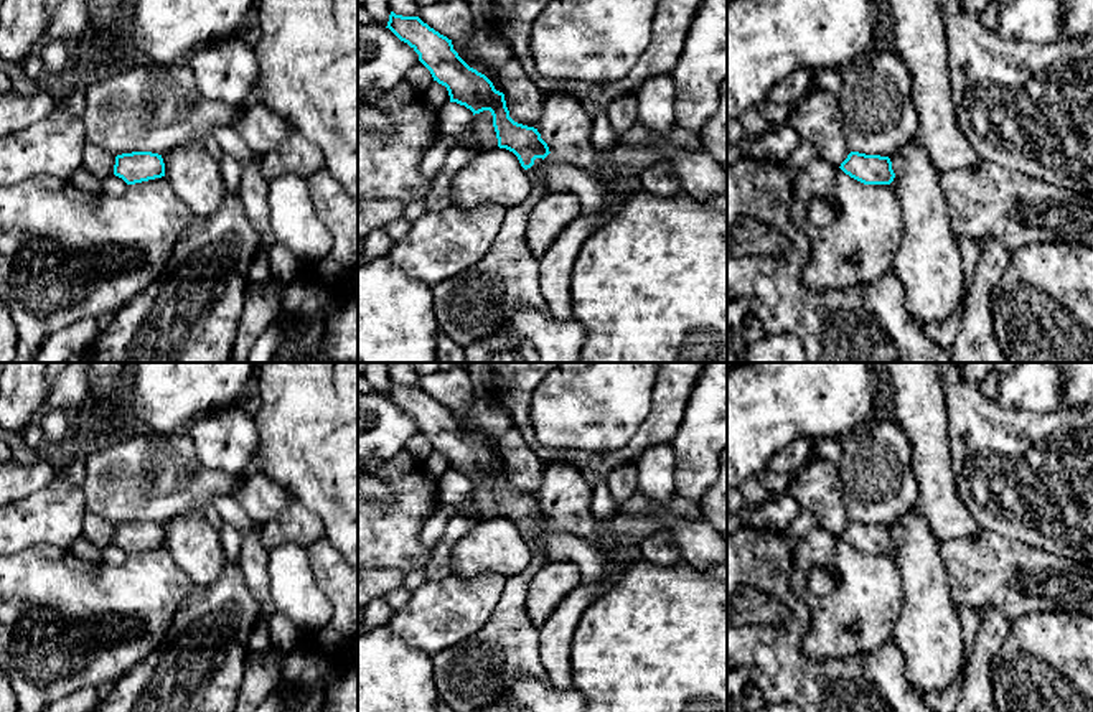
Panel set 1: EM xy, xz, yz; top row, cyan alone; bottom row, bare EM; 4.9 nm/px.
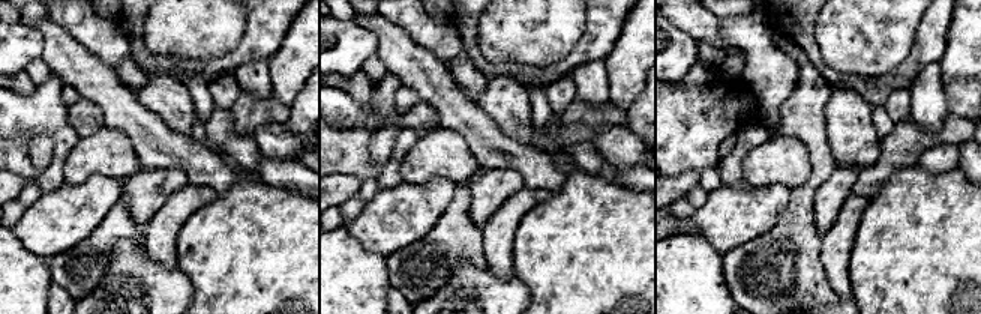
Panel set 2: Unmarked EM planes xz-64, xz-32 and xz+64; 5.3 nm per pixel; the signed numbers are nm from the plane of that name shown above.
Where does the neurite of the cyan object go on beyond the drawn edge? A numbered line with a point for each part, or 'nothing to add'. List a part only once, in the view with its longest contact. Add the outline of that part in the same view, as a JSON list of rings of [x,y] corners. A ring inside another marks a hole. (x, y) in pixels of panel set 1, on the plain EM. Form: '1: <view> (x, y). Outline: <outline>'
1: xz (497, 544). Outline: [[[506,518],[480,519],[452,549],[450,570],[460,578],[473,578],[486,572],[496,572],[506,578],[523,574],[532,560],[532,550],[541,547],[549,560],[569,560],[580,567],[582,583],[595,583],[607,580],[617,583],[622,580],[625,569],[612,569],[608,565],[608,549],[593,546],[589,541],[575,537],[564,531],[556,531],[552,522],[544,529],[536,527],[534,534],[524,539],[518,526]]]

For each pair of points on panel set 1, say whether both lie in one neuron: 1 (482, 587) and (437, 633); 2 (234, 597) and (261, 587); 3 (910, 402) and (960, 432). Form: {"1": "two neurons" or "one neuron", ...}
{"1": "one neuron", "2": "two neurons", "3": "two neurons"}

